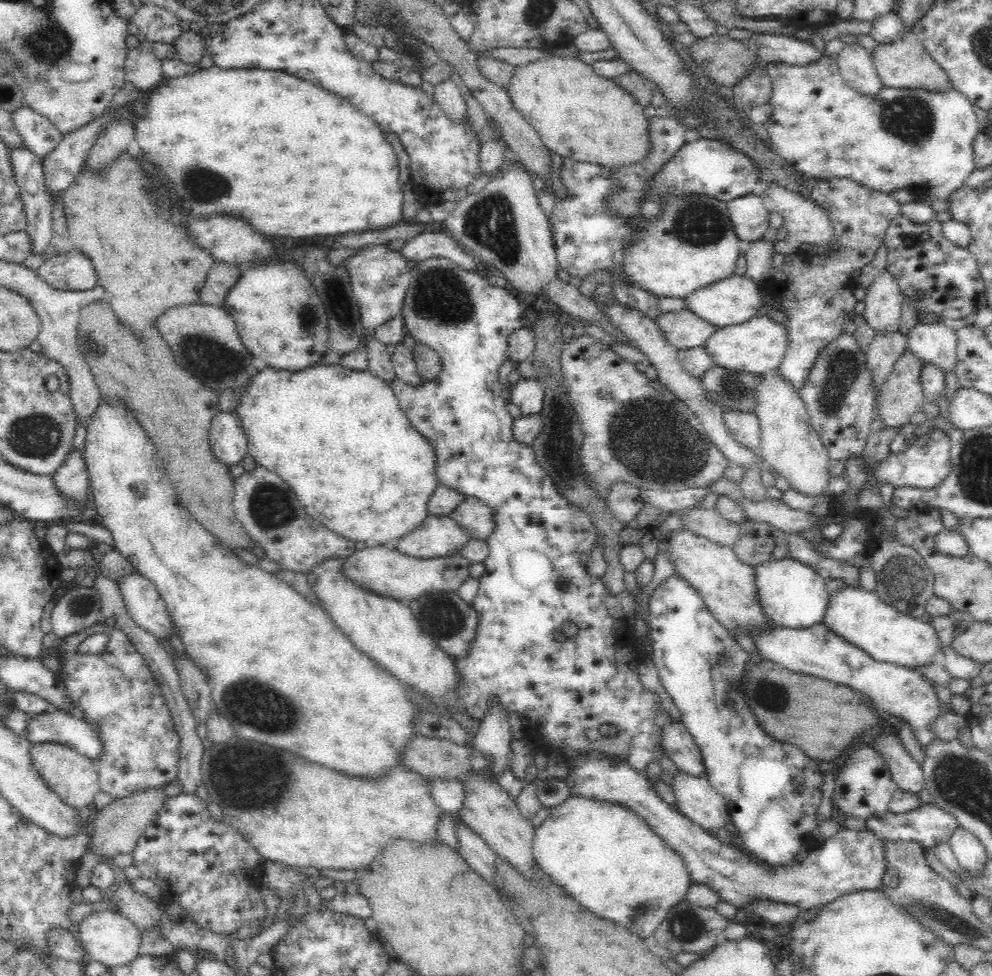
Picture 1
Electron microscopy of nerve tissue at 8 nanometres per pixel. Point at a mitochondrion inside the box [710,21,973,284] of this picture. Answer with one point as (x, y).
(908, 117)

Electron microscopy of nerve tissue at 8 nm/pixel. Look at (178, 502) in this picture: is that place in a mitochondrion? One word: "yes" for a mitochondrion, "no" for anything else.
no

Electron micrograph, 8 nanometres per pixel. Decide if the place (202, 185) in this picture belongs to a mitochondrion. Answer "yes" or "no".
yes

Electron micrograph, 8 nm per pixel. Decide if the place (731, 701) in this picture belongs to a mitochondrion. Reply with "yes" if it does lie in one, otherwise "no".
yes

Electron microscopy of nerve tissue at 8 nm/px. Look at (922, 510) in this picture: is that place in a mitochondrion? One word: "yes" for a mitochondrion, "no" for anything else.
no

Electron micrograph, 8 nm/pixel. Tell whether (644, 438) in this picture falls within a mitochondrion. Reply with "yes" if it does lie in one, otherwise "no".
yes

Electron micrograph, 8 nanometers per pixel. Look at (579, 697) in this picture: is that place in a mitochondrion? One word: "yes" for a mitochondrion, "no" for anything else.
no

